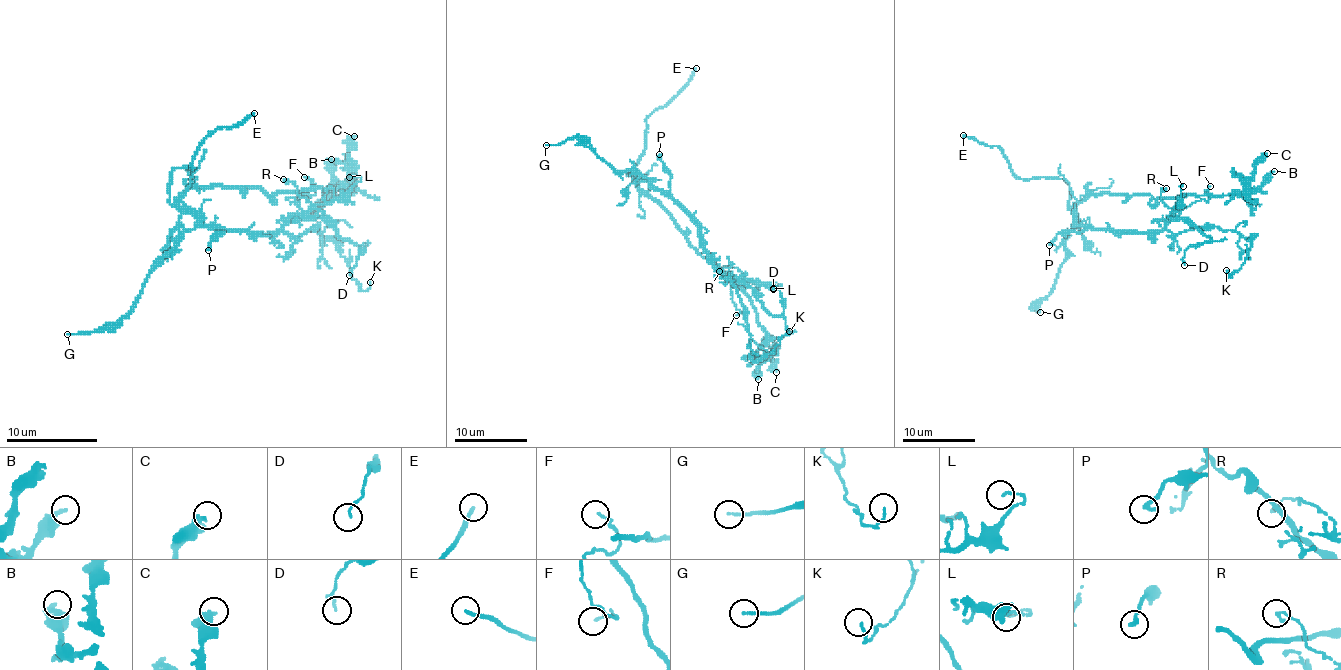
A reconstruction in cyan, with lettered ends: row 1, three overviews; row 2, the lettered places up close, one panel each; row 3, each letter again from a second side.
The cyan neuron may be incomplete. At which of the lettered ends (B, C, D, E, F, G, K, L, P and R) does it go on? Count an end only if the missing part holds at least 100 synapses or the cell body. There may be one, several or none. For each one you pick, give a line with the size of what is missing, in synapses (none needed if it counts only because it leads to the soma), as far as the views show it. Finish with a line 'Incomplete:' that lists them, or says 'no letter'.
Incomplete: E

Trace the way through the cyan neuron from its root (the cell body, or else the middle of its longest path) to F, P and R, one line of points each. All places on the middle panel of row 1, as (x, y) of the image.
F: (639, 181), (650, 180), (663, 189), (697, 227), (699, 245), (734, 282), (734, 306), (745, 313), (736, 315)
P: (639, 181), (650, 180), (659, 189), (670, 189), (670, 170), (659, 154)
R: (639, 181), (650, 180), (683, 209), (697, 227), (699, 245), (721, 271), (743, 277), (730, 266), (719, 271)

